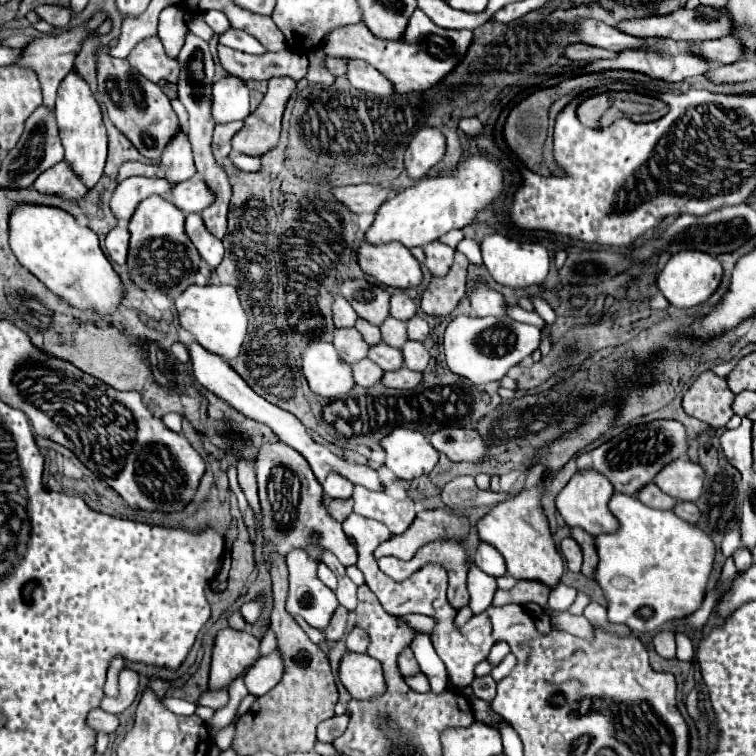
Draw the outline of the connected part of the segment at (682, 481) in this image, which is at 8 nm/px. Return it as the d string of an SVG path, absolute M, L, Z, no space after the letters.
M676 459L654 477L654 483L678 501L696 501L702 493L704 471L698 463Z

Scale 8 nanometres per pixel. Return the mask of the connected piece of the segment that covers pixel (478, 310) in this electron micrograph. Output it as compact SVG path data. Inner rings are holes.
M474 281L474 291L470 297L474 315L478 317L486 317L486 315L494 315L494 317L502 317L506 315L506 303L502 293L490 289L488 285L484 285L482 281Z

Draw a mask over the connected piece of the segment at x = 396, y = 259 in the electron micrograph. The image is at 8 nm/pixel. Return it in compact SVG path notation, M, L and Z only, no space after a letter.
M362 243L358 249L358 265L366 275L372 275L388 287L408 289L422 281L416 257L402 243L386 243L382 247Z

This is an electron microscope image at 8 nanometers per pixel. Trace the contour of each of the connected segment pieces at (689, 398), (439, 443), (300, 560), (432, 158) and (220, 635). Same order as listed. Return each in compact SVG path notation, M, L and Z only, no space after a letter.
M704 371L690 385L682 399L682 407L690 417L696 417L710 427L724 427L732 413L734 393L728 389L726 379L714 375L712 371Z
M444 427L432 433L430 443L438 453L444 453L450 461L474 461L478 463L486 455L484 439L474 429Z
M296 549L286 557L286 564L289 572L289 590L288 601L286 601L286 611L290 615L300 615L310 627L316 629L324 629L330 619L334 609L338 607L338 599L334 595L334 591L330 591L317 575L318 564L311 557L308 557L306 551Z
M422 127L410 141L404 163L408 177L418 181L428 175L428 171L444 157L446 137L434 127Z
M220 629L214 637L210 663L210 689L228 687L258 659L260 641L248 631Z

